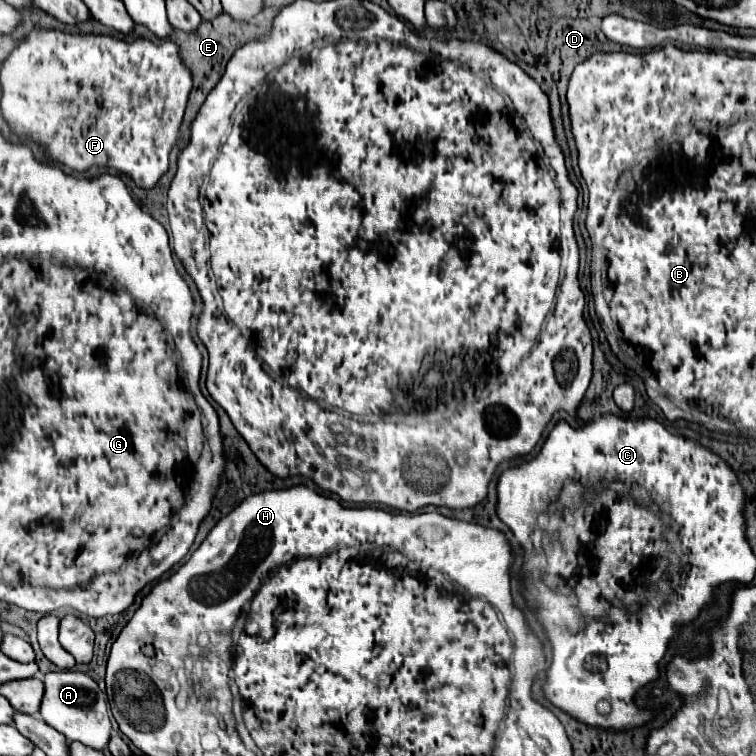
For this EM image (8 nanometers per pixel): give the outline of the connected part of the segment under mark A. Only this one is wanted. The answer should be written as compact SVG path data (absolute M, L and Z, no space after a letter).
M51 671L45 675L45 695L41 701L41 719L63 733L67 741L79 741L93 749L103 749L111 737L111 719L105 693L99 685L81 671Z

